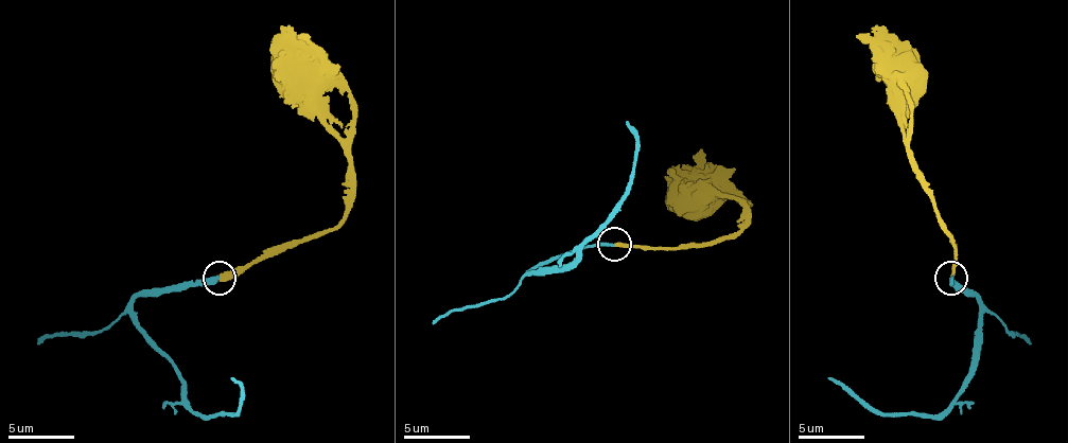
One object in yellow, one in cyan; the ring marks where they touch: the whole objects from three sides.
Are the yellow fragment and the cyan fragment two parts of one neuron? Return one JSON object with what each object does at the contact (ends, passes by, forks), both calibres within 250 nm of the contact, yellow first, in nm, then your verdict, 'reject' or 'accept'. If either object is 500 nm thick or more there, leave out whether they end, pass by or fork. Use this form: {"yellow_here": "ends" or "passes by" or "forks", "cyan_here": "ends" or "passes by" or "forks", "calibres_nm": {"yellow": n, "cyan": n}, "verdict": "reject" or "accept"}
{"yellow_here": "ends", "cyan_here": "ends", "calibres_nm": {"yellow": 320, "cyan": 300}, "verdict": "accept"}

